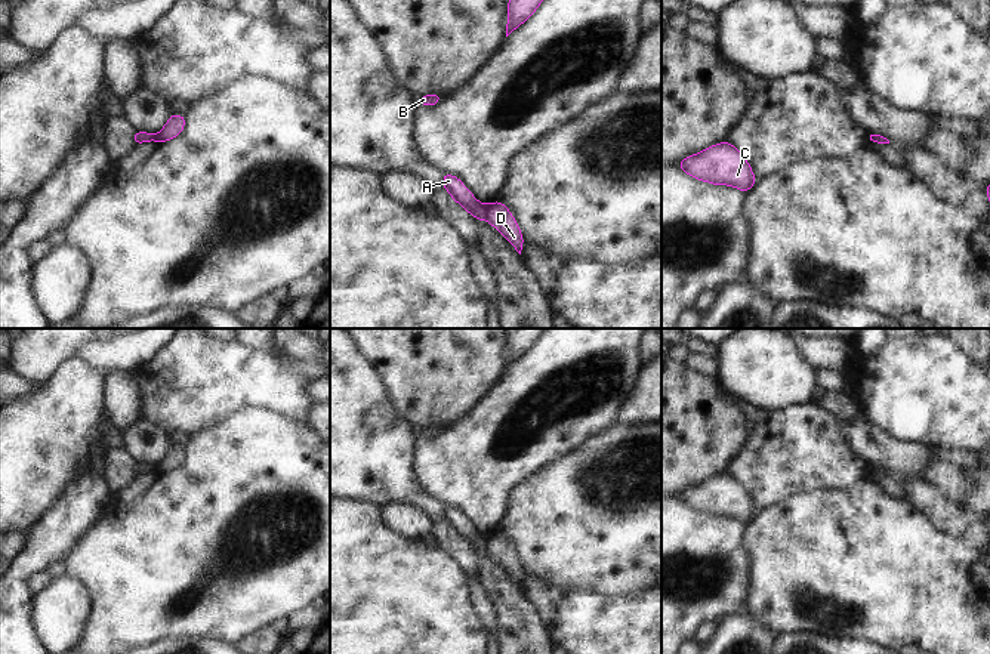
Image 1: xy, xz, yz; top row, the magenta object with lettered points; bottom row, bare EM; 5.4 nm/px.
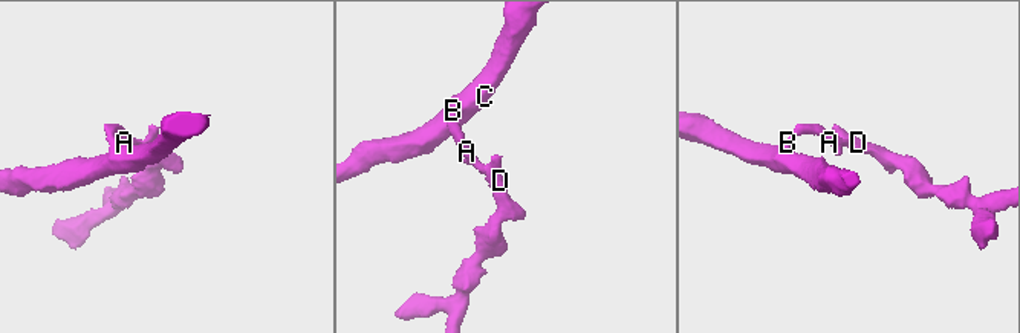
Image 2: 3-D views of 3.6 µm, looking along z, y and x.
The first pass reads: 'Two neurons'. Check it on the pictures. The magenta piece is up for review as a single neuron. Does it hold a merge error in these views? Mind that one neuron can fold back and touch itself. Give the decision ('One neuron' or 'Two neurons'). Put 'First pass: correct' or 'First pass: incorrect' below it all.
Two neurons.
First pass: correct

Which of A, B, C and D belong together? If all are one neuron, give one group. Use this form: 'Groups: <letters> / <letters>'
Groups: A B C / D.

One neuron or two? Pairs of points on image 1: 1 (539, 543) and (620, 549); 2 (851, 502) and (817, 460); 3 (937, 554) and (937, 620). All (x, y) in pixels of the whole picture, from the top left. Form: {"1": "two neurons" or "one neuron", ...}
{"1": "one neuron", "2": "two neurons", "3": "one neuron"}

